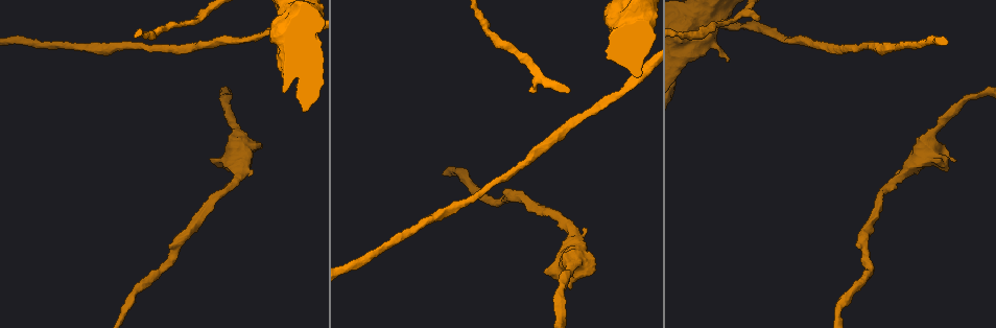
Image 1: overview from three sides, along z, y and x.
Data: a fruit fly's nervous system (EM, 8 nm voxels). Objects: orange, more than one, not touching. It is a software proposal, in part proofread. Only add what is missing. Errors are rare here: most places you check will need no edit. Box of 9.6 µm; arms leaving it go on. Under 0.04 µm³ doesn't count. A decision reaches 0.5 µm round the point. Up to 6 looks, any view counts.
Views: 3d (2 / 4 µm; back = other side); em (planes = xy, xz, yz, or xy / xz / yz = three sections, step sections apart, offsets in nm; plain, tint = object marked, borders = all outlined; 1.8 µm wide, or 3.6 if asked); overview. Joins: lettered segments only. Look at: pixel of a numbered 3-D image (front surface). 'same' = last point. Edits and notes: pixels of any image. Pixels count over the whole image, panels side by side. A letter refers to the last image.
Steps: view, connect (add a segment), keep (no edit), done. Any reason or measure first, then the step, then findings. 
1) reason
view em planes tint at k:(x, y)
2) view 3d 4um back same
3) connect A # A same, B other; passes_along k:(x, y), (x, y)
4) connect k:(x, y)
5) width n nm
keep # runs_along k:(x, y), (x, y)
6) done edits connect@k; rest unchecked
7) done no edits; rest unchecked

an open end
view em xy step 4 tint at 1:(956, 160)

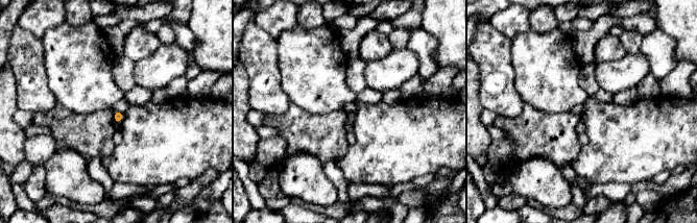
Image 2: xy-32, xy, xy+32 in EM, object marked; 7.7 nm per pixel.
view em planes borders same

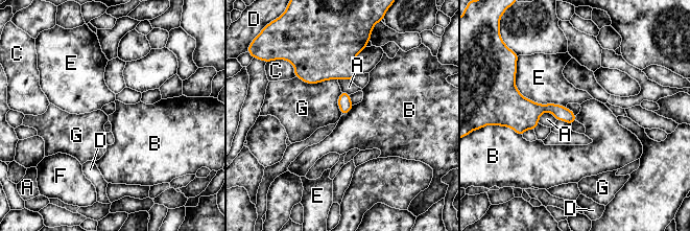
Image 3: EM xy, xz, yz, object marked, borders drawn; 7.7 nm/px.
longest_contact E 460 nm
keep # A other, B other, C other, D other, E other, F other, G other; border 3:(504, 125), (522, 136); none of them fits

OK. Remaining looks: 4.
calibre changes
view 3d 4um at 1:(570, 228)

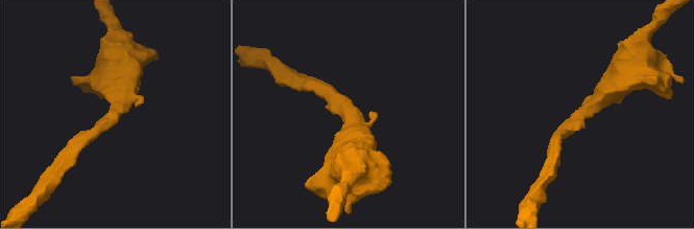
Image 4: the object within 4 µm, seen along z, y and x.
view em planes plain at 4:(112, 110)

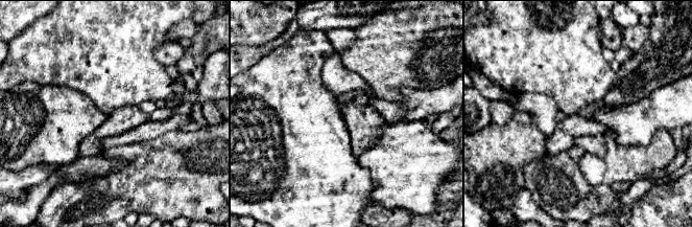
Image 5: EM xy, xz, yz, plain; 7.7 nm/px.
view em planes borders same

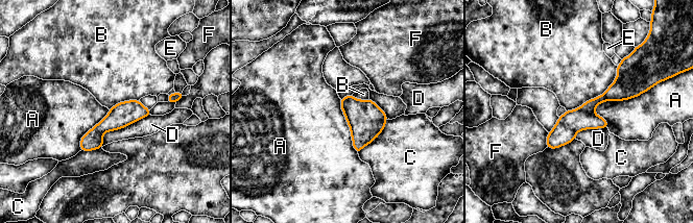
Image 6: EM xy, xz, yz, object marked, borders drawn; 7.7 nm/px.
keep # A other, B other, C other, D other, E other, F other; border 6:(617, 66), (600, 95), (566, 110); none of them fits

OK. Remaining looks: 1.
done no edits; rest unchecked

